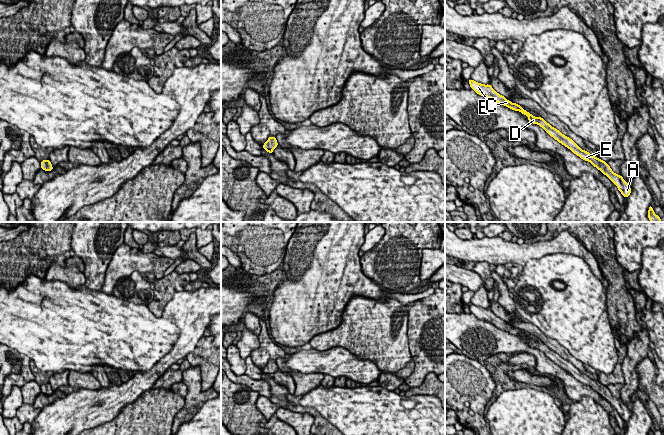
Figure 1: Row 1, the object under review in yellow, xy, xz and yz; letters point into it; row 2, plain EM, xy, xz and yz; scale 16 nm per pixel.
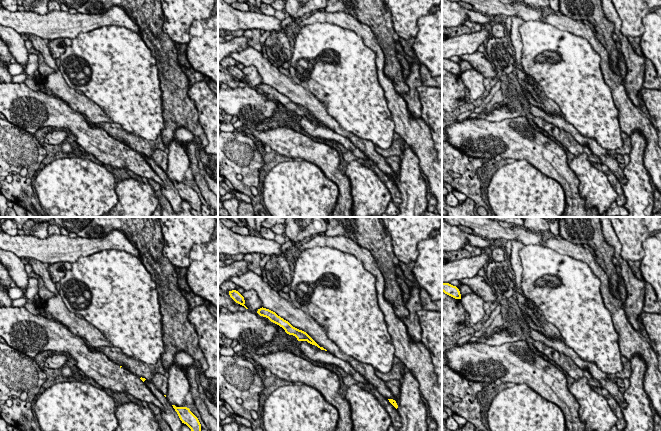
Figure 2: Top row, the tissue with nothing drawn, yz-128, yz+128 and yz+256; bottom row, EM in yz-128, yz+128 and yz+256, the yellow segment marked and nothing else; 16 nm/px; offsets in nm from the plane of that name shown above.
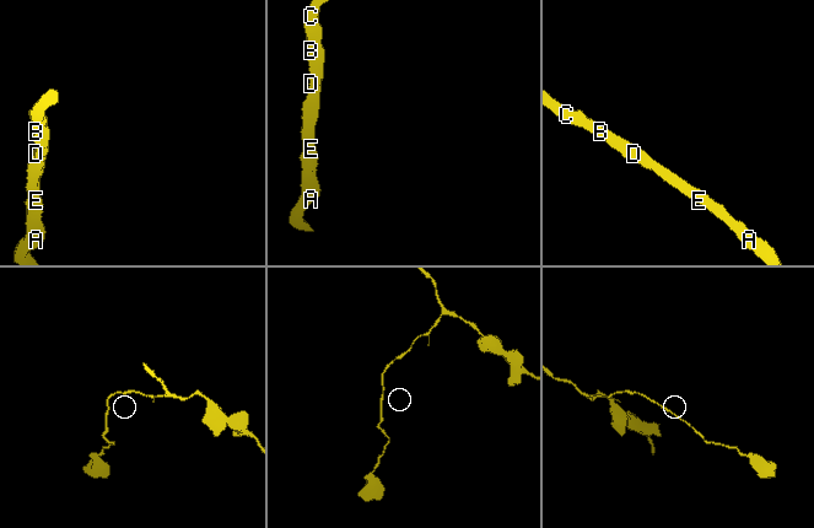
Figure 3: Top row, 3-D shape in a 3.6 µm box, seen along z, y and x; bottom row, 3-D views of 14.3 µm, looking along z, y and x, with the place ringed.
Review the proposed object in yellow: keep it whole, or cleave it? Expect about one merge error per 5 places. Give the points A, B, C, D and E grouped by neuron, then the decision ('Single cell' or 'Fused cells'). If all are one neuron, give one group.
Groups: A B C D E. Single cell

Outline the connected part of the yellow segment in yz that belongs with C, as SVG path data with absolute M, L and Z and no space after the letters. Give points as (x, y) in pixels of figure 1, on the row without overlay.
M472 303L468 304L468 306L470 308L470 312L473 313L478 319L491 322L500 329L504 329L511 334L519 335L523 339L526 339L530 347L539 349L545 354L546 357L548 357L559 367L570 373L574 378L579 380L581 383L590 386L617 410L618 414L625 422L629 421L632 415L631 411L621 399L618 399L612 395L607 386L601 384L600 382L592 380L586 374L582 374L572 363L562 358L556 352L552 351L542 341L535 341L531 337L524 334L519 328L512 327L511 325L507 324L506 321L497 317L490 308L481 308Z

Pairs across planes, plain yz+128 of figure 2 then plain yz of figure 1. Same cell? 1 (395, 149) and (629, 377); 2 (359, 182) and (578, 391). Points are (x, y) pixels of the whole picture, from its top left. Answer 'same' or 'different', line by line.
1: different
2: different

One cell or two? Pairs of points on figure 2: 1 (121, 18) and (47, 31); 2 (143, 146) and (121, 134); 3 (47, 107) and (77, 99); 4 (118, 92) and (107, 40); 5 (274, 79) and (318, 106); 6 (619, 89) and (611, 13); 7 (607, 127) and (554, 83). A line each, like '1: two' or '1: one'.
1: one
2: one
3: two
4: one
5: one
6: two
7: one

